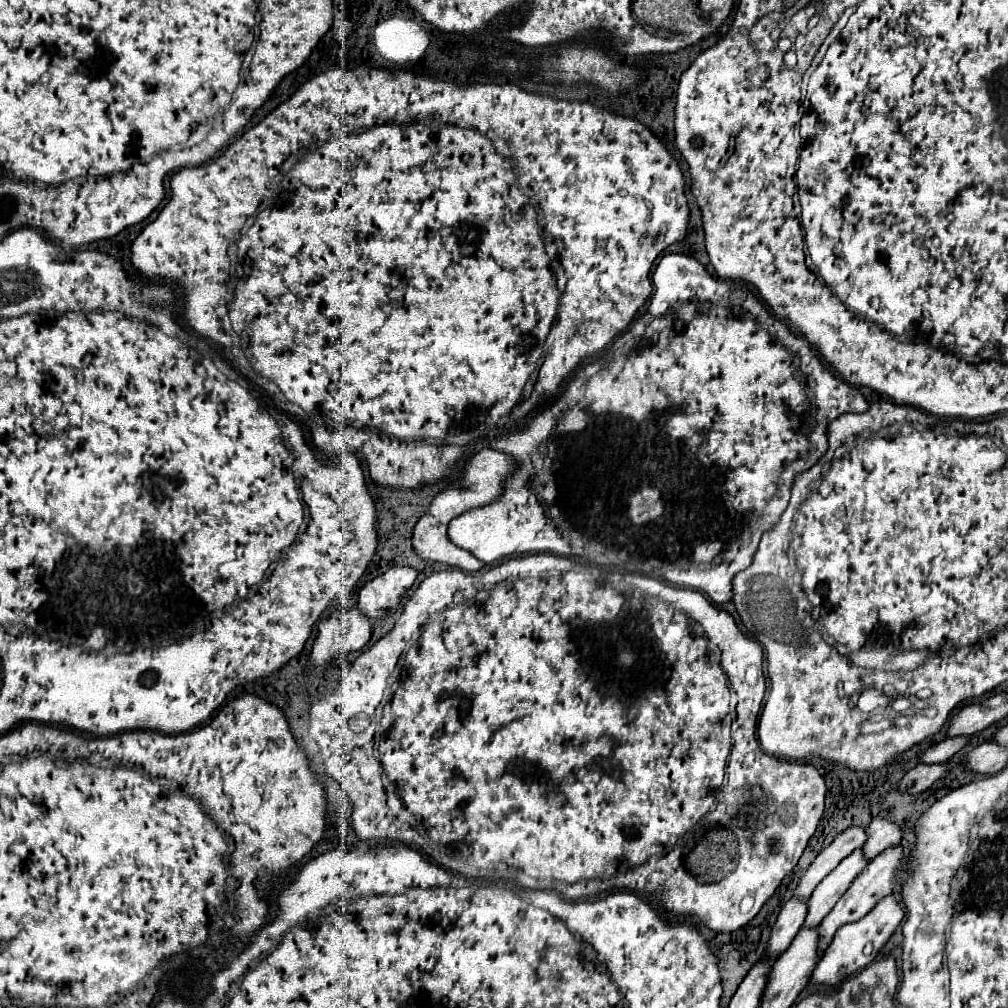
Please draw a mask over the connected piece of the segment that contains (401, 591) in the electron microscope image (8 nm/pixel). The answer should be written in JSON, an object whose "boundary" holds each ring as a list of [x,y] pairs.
{"boundary":[[[392,566],[384,574],[370,580],[362,590],[358,598],[360,610],[368,618],[384,618],[378,616],[378,610],[396,610],[402,596],[410,590],[414,584],[414,578],[418,576],[418,570],[412,566]]]}

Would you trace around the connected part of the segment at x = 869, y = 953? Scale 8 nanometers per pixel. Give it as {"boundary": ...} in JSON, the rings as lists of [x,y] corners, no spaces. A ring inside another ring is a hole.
{"boundary":[[[890,894],[888,898],[882,898],[864,918],[860,918],[860,920],[856,920],[852,924],[840,926],[840,930],[836,930],[834,940],[826,948],[826,954],[818,962],[818,966],[816,966],[814,974],[812,974],[812,982],[814,984],[834,986],[834,984],[840,984],[844,978],[848,978],[850,974],[854,974],[854,972],[862,970],[864,966],[868,966],[876,958],[880,948],[886,944],[890,934],[898,928],[902,918],[904,918],[902,900],[898,896],[894,896],[894,894]]]}

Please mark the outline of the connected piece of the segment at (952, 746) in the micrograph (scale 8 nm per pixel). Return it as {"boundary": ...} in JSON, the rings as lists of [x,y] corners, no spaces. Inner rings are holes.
{"boundary":[[[960,736],[960,738],[946,738],[938,744],[934,744],[932,748],[928,748],[924,754],[922,754],[922,762],[926,764],[934,764],[934,762],[948,762],[956,752],[960,752],[964,746],[968,746],[970,740],[966,736]]]}

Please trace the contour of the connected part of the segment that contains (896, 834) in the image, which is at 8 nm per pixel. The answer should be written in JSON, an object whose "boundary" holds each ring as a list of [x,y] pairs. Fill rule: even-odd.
{"boundary":[[[874,818],[866,832],[868,832],[868,840],[864,844],[866,858],[876,858],[882,850],[896,846],[902,840],[902,828],[886,818]]]}

